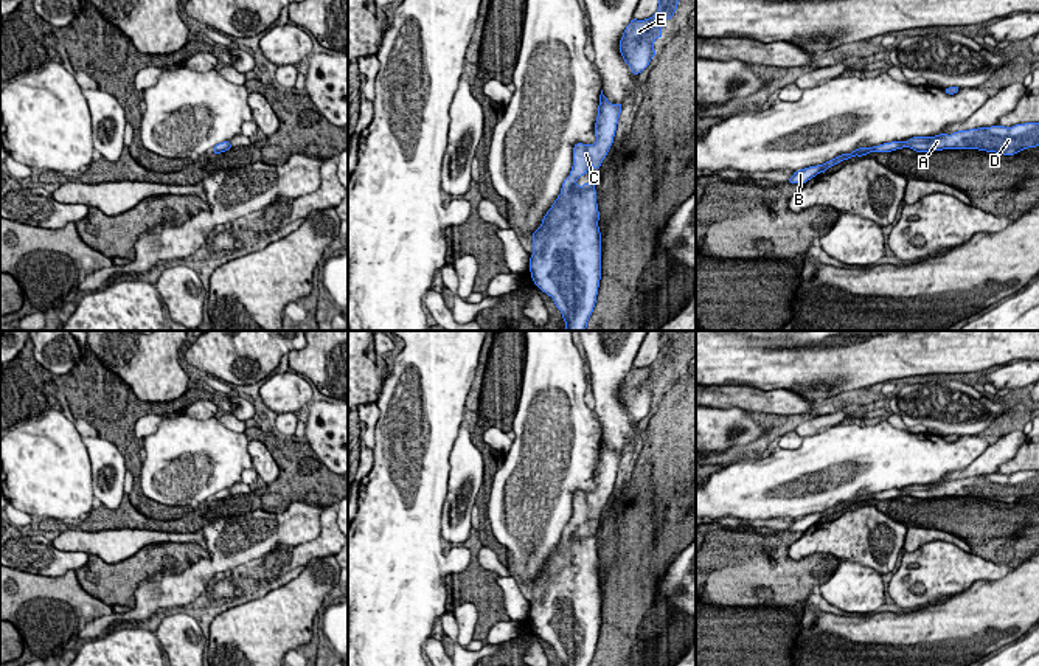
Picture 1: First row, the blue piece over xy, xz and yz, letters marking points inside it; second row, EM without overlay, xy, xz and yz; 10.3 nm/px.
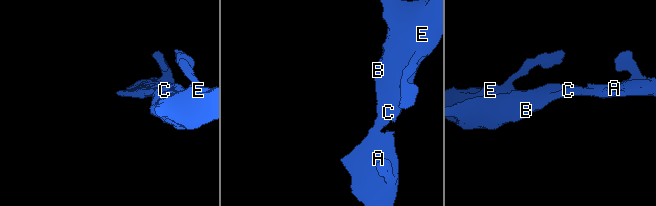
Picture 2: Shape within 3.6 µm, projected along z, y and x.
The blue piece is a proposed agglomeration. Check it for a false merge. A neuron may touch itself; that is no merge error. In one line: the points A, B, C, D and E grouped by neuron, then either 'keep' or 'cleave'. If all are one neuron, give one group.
groups A B C D E; keep

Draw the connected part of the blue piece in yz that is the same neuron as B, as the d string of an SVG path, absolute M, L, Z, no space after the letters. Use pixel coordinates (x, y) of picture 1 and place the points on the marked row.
M1039 123L1016 124L1013 127L991 126L969 130L958 130L949 134L940 134L935 137L913 137L909 141L891 141L873 147L859 147L851 154L842 154L836 158L795 171L787 180L789 183L804 185L808 180L820 172L826 172L828 168L853 158L862 157L870 152L891 152L902 147L910 147L915 152L943 151L943 149L978 149L986 152L996 152L1003 155L1014 155L1023 149L1039 146Z

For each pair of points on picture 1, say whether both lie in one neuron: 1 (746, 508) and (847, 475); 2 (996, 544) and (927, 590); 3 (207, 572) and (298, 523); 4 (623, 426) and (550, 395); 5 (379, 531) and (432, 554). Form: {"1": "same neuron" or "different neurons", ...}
{"1": "same neuron", "2": "different neurons", "3": "same neuron", "4": "different neurons", "5": "same neuron"}

